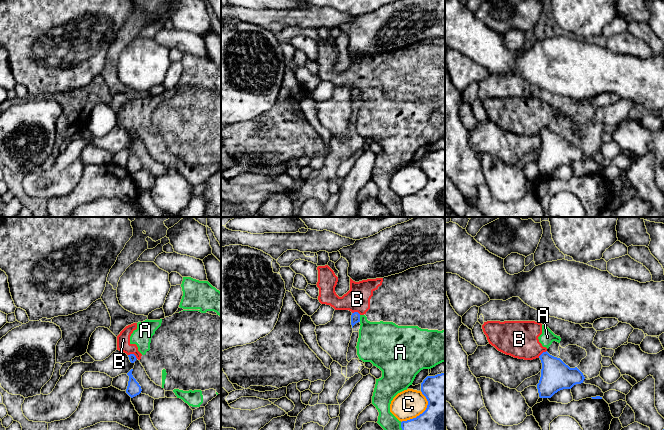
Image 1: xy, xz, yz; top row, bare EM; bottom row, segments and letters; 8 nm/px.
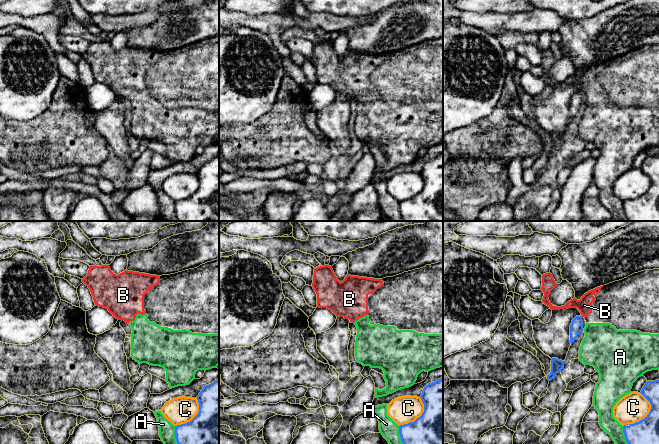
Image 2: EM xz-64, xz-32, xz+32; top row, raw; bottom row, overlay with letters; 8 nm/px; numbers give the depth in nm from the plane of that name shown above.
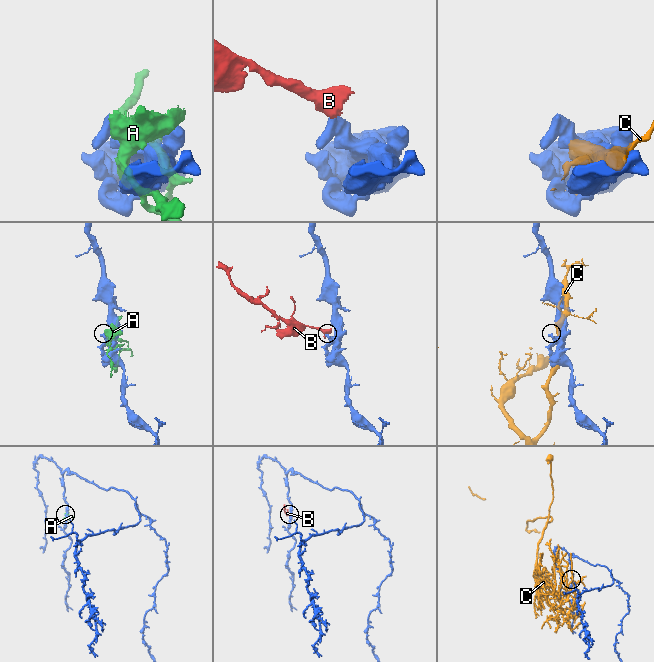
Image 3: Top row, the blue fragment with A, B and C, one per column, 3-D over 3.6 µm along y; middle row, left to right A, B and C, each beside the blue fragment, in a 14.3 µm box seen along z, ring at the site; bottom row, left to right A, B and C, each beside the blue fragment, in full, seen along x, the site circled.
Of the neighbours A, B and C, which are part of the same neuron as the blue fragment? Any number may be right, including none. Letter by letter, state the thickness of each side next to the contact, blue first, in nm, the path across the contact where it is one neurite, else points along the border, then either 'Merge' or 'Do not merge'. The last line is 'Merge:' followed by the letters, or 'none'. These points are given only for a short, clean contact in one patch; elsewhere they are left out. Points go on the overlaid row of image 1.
A: Thickness 80 nm (blue) against 340 nm. Do not merge
B: Thickness 240 nm (blue) against 300 nm. Boundary: yz (546, 350), (538, 357). Do not merge
C: Thickness 300 nm (blue) against 240 nm. Do not merge
Merge: none

